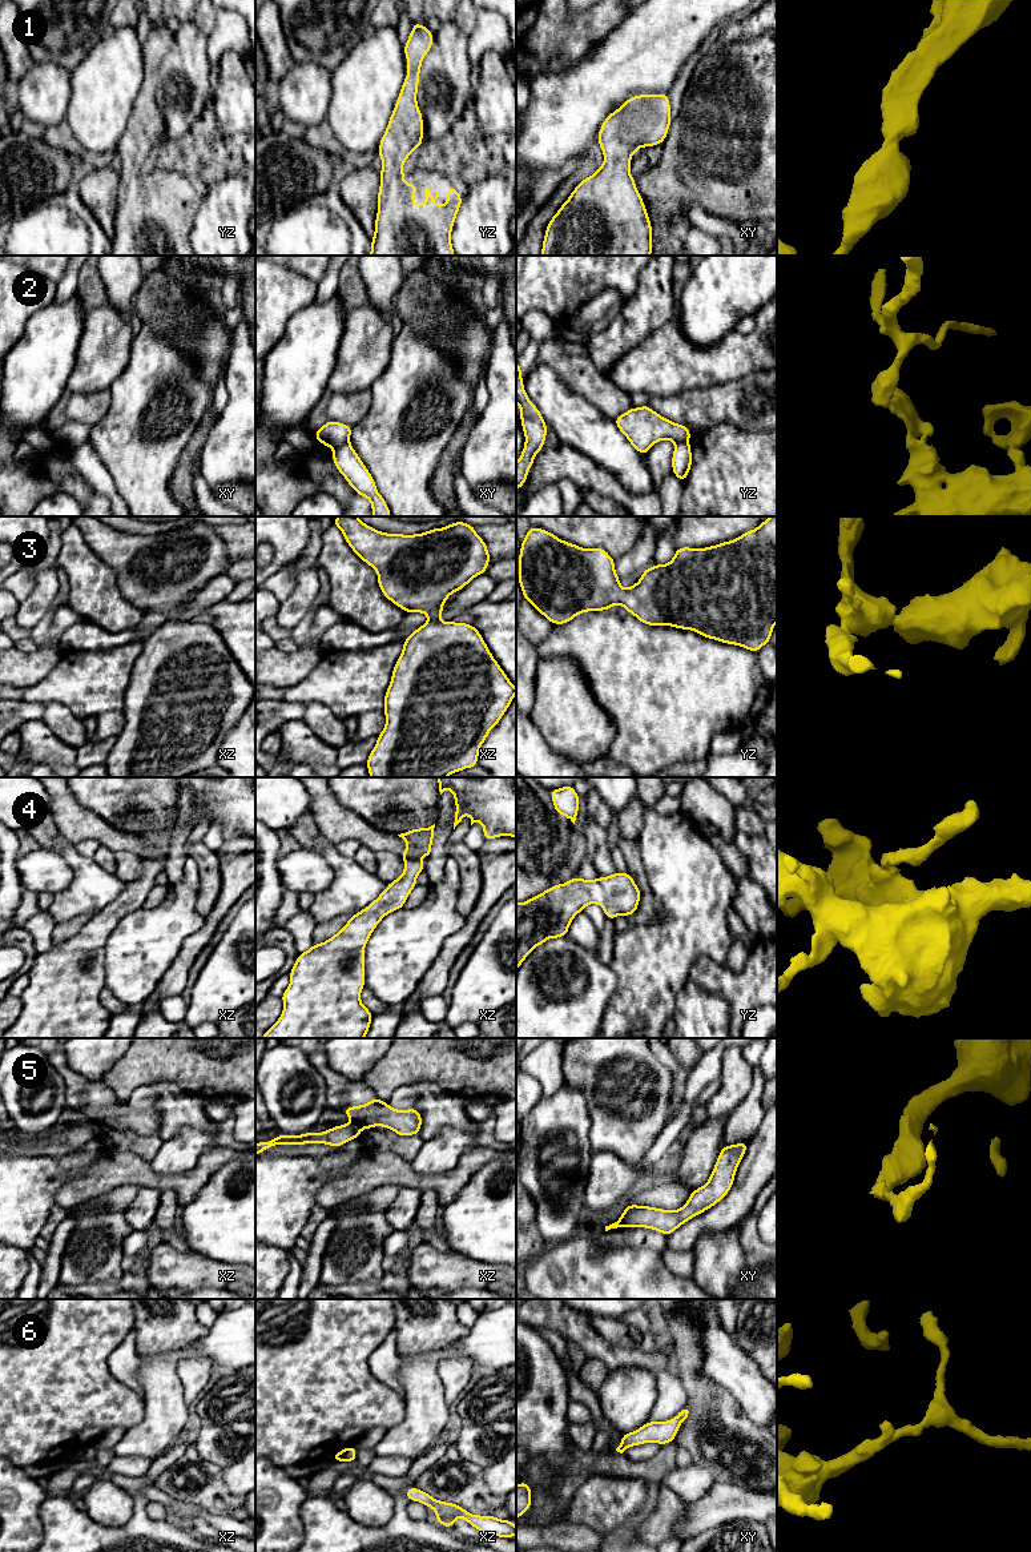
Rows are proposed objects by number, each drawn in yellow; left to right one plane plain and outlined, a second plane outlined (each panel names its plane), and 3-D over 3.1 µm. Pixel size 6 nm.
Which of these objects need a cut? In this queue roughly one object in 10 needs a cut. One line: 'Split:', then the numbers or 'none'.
Split: 2, 5

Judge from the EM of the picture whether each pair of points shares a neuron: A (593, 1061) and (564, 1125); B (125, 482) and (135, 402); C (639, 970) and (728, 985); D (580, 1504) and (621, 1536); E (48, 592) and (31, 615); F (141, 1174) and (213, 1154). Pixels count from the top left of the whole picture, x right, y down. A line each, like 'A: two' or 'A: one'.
A: two
B: one
C: two
D: two
E: one
F: one

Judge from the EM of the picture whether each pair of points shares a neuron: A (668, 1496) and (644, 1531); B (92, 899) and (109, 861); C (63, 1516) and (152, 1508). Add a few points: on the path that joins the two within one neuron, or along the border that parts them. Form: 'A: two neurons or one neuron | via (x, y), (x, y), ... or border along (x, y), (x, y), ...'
A: one neuron | via (668, 1506), (653, 1523)
B: two neurons | border along (92, 857), (97, 864), (112, 872)
C: two neurons | border along (145, 1504), (145, 1511), (150, 1516), (165, 1520)

